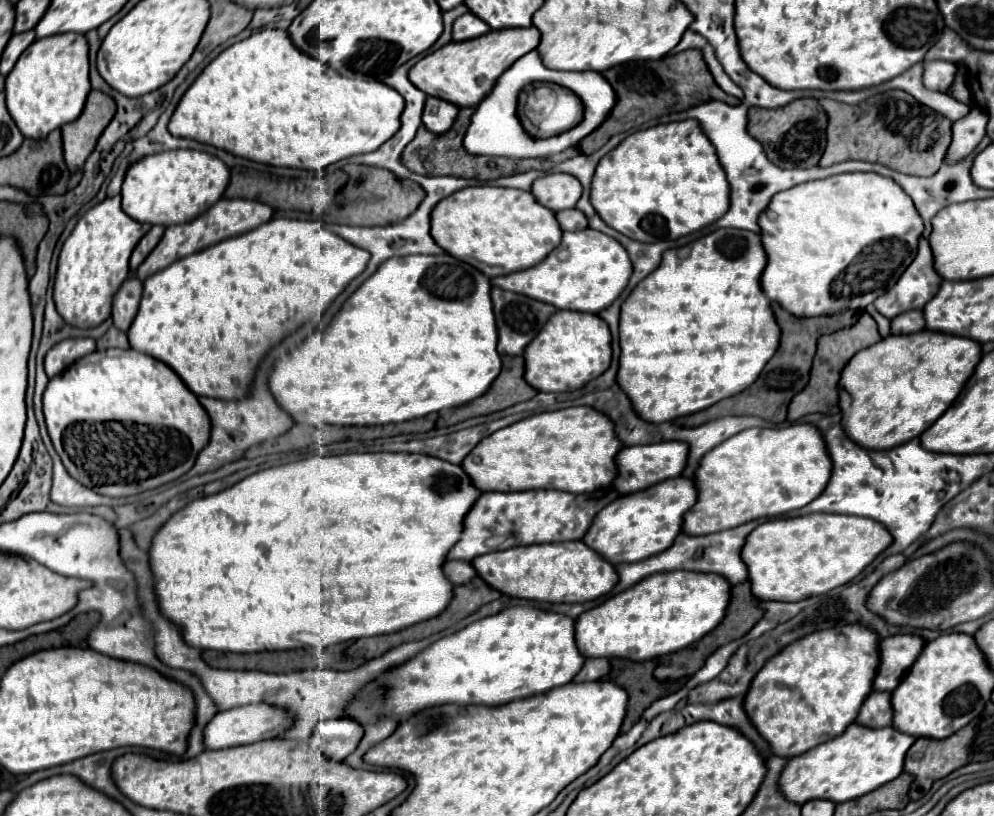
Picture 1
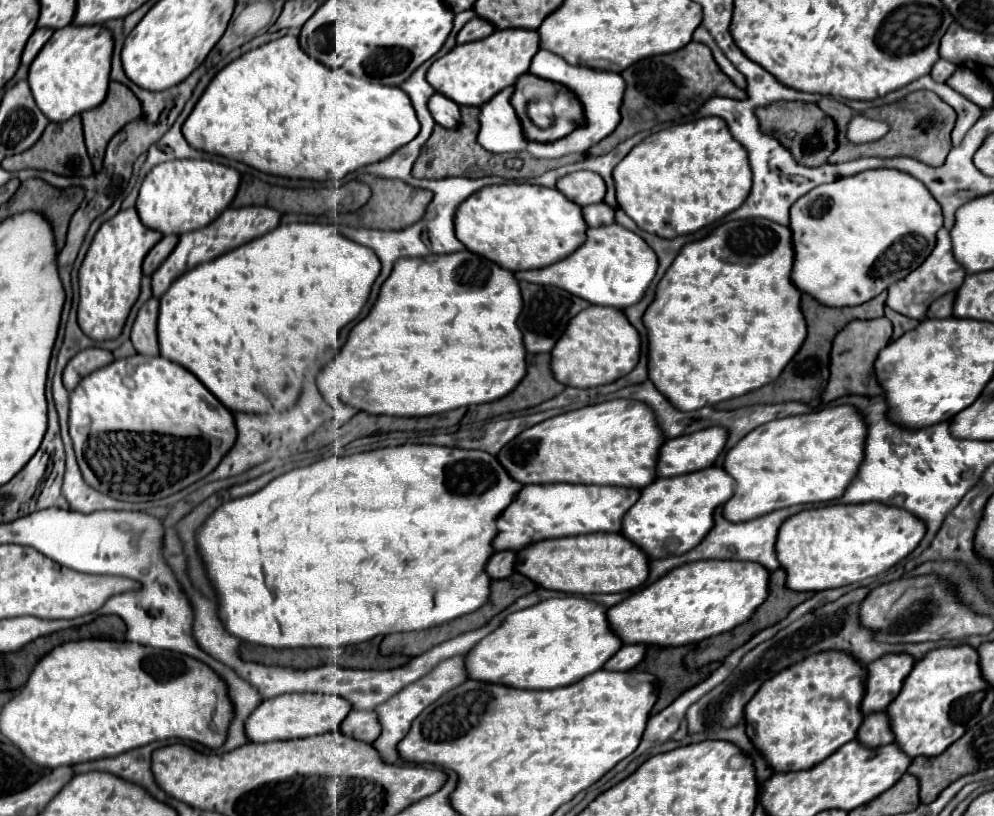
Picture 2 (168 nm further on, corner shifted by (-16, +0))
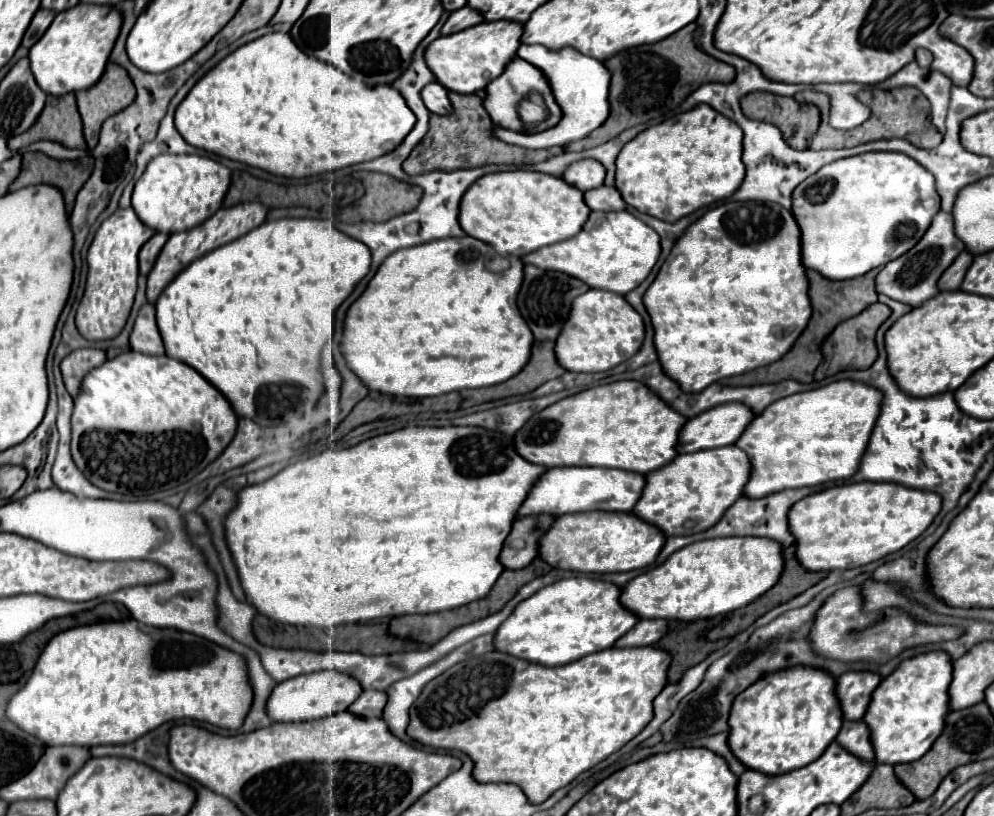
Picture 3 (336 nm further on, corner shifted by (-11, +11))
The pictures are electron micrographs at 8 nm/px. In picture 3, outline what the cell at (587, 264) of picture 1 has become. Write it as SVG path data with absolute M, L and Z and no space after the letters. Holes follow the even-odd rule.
M591 212L583 230L559 244L545 246L521 260L525 264L539 266L543 270L559 270L569 276L581 278L589 288L601 288L625 296L635 290L651 272L661 254L659 234L631 212Z

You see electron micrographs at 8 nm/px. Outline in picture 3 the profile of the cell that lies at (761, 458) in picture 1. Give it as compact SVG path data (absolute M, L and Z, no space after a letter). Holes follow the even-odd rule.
M835 380L767 406L735 442L753 462L745 496L763 498L787 488L849 480L859 470L871 430L881 414L881 400L881 390L865 382Z

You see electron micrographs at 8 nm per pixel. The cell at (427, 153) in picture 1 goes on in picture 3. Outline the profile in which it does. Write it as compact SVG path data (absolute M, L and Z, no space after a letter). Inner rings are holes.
M449 92L449 100L453 112L447 116L429 114L429 132L425 138L413 148L409 158L403 162L403 170L411 176L419 176L433 170L457 170L457 168L477 168L487 164L533 164L547 160L555 154L561 154L563 148L547 148L547 150L527 150L521 146L511 146L493 134L493 126L483 110L481 98L477 94L457 94ZM531 160L531 162L529 162Z

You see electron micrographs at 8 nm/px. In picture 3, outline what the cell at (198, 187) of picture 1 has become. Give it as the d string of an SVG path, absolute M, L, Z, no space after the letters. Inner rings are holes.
M163 154L149 162L143 176L133 190L131 206L139 220L155 232L183 232L205 222L215 210L221 208L225 192L231 182L231 172L223 164L205 156L173 156Z

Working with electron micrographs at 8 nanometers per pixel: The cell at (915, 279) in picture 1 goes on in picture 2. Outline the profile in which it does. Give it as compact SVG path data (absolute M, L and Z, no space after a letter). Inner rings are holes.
M940 229L940 231L938 231L936 247L934 247L934 251L930 253L930 257L928 257L918 269L914 269L906 279L902 279L902 281L890 285L886 305L888 305L890 309L894 309L896 313L900 313L900 315L906 315L906 317L912 317L912 319L922 321L922 319L926 317L926 311L928 311L930 303L936 301L938 297L946 295L946 293L958 291L958 287L962 285L964 277L966 277L966 271L958 265L958 261L956 261L954 255L952 255L950 233L948 233L948 229Z

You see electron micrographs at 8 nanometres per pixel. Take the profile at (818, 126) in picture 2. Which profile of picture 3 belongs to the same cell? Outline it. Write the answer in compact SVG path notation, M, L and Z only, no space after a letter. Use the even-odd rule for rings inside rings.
M751 92L747 94L743 100L741 100L741 110L747 118L755 118L755 120L765 120L765 122L771 122L775 124L783 138L797 150L803 150L807 148L807 140L809 136L817 130L819 126L819 110L813 106L813 104L799 104L795 106L793 102L785 106L785 96L775 96L775 94L769 94L769 92Z

